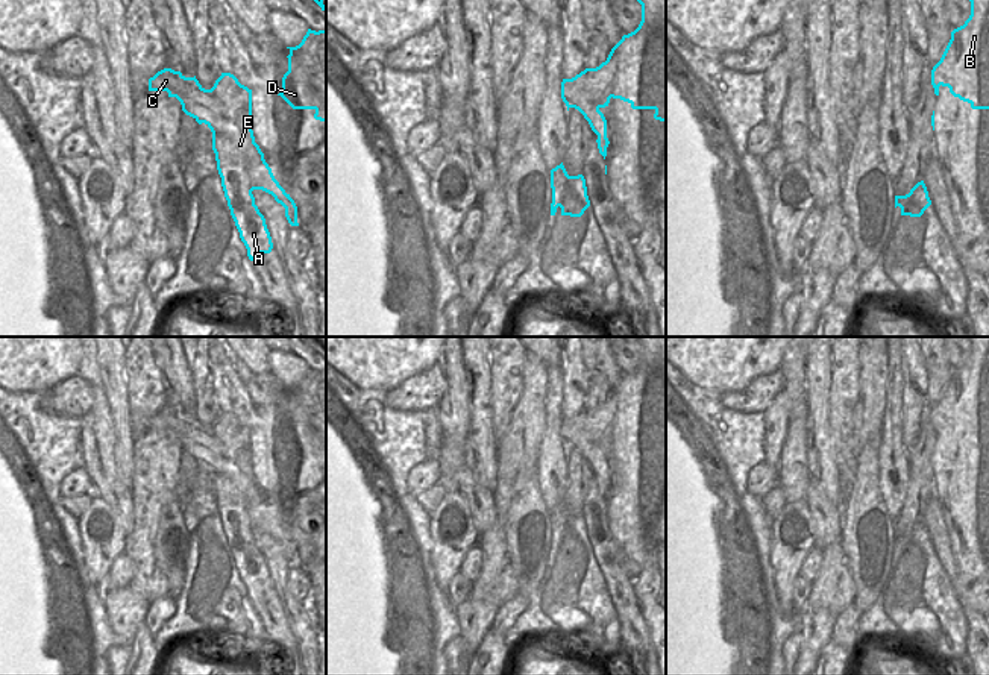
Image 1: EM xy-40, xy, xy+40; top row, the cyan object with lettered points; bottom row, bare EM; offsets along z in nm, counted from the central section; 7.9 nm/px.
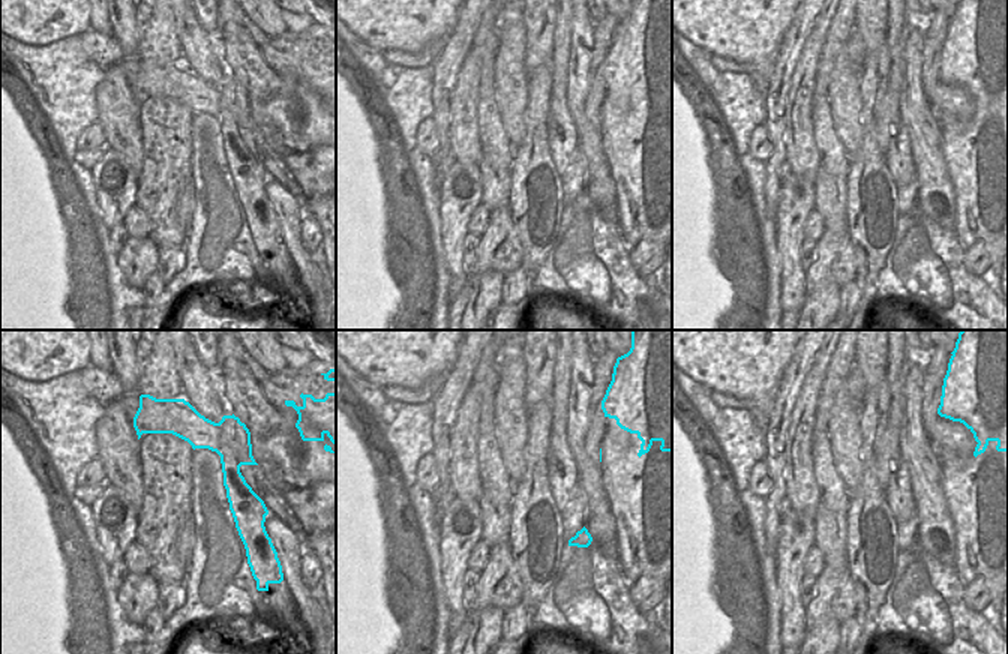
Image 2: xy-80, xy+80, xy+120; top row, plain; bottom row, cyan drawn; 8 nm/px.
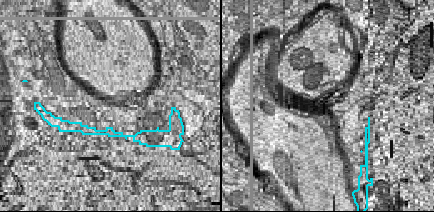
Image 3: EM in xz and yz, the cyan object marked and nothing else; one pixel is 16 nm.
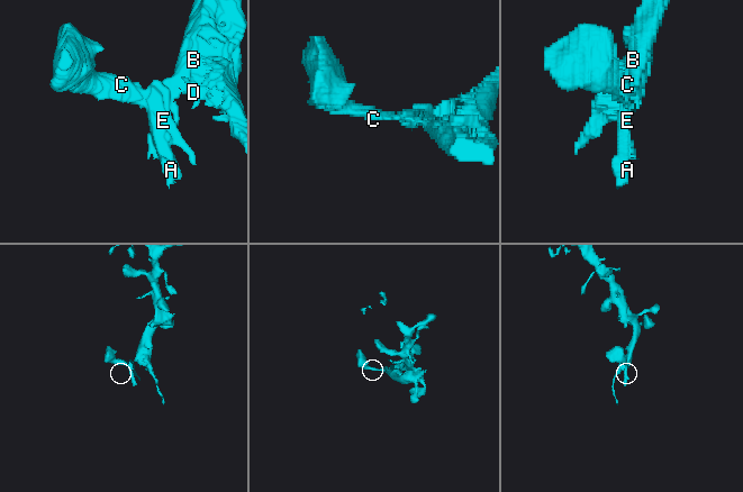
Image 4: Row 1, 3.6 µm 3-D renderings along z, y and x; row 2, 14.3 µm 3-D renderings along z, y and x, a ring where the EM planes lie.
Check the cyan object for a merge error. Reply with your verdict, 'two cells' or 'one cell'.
two cells

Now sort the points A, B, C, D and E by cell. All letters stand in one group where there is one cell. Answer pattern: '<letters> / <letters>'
A C E / B D

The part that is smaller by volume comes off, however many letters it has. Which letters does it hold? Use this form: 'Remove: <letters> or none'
Remove: A, C, E

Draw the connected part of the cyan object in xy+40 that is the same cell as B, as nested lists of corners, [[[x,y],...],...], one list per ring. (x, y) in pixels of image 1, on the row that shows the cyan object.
[[[969,0],[971,15],[963,26],[951,32],[951,39],[931,70],[931,85],[939,96],[939,86],[948,86],[954,97],[968,102],[972,109],[989,109],[989,0]]]

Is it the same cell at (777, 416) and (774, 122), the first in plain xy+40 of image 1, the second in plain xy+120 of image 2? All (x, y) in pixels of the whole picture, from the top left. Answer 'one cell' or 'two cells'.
one cell

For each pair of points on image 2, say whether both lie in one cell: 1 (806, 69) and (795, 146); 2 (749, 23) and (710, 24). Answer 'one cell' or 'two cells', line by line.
1: one cell
2: one cell

